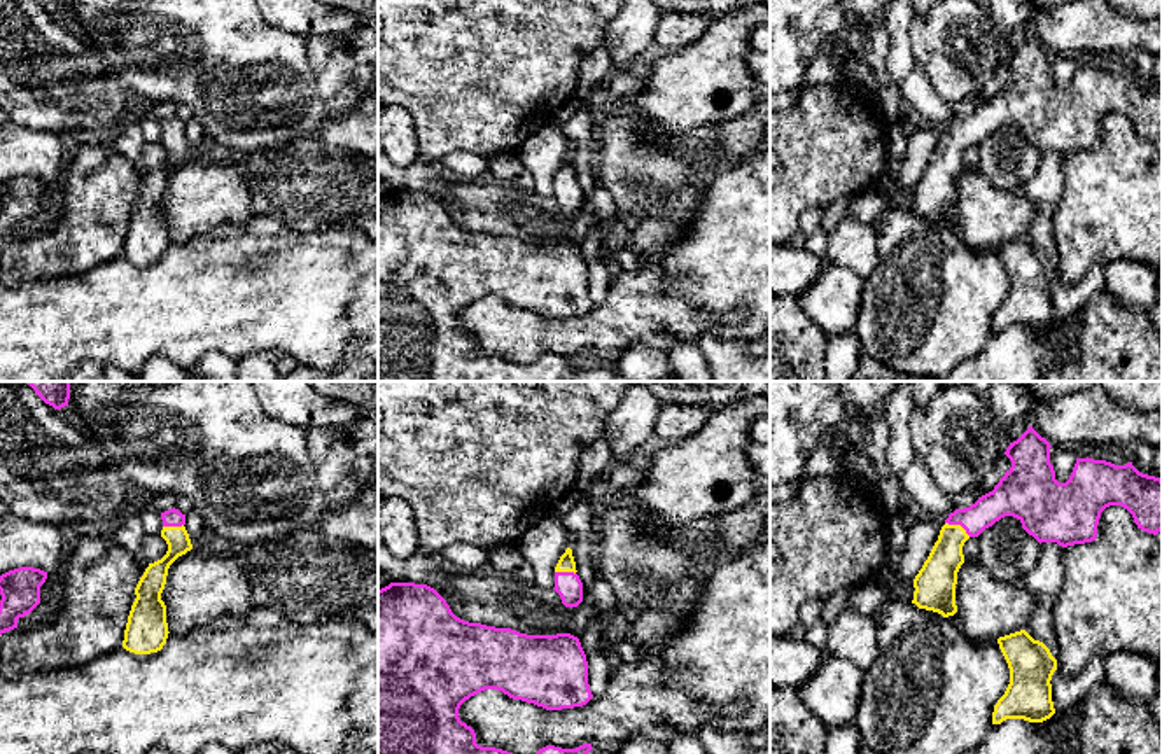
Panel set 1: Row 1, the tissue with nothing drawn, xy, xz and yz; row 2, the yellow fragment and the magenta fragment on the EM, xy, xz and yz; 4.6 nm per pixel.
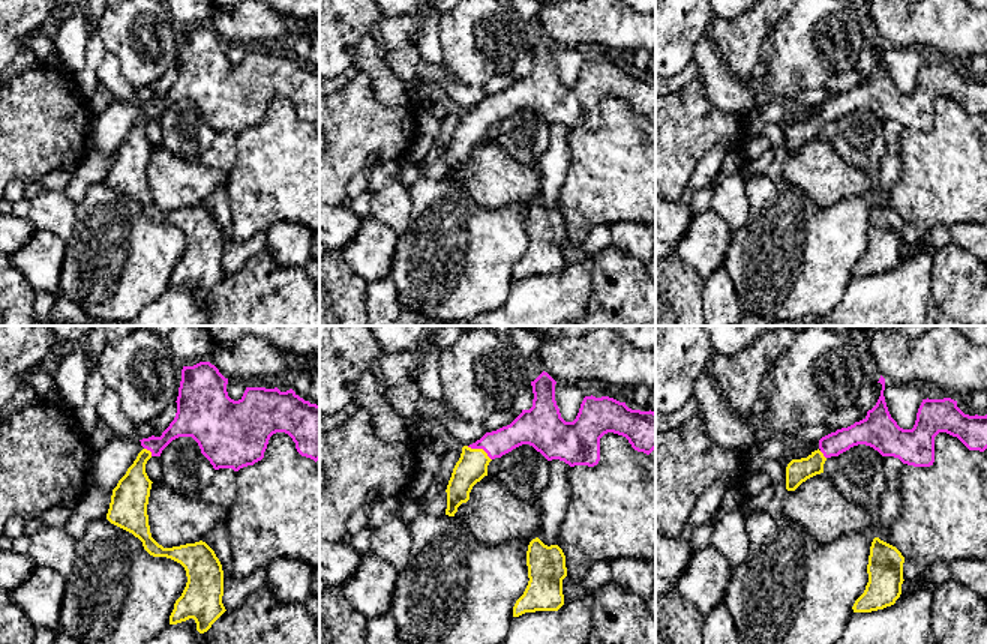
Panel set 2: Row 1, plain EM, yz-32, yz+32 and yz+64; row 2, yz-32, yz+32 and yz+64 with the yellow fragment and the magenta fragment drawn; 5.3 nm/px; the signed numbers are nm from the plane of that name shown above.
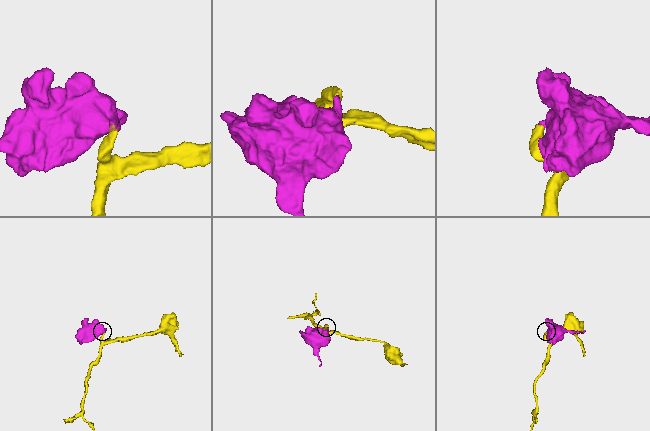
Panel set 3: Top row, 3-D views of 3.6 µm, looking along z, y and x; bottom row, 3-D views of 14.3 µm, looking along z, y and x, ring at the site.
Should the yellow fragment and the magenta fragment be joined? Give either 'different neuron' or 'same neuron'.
same neuron

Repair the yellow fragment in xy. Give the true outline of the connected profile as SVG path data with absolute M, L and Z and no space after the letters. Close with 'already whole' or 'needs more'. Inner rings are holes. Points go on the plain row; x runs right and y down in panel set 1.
M178 117L161 121L161 145L168 152L166 163L149 171L135 196L135 210L131 213L122 255L135 262L150 262L163 257L168 247L166 213L161 201L166 192L170 173L182 163L192 157L186 138L186 122Z; needs more

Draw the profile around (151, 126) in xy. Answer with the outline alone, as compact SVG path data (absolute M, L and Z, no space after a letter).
M145 117L140 122L145 143L158 143L163 138L161 121L156 117Z

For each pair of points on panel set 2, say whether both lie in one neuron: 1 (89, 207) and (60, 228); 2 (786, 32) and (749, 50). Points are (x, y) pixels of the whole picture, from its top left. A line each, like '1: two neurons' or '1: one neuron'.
1: two neurons
2: two neurons

